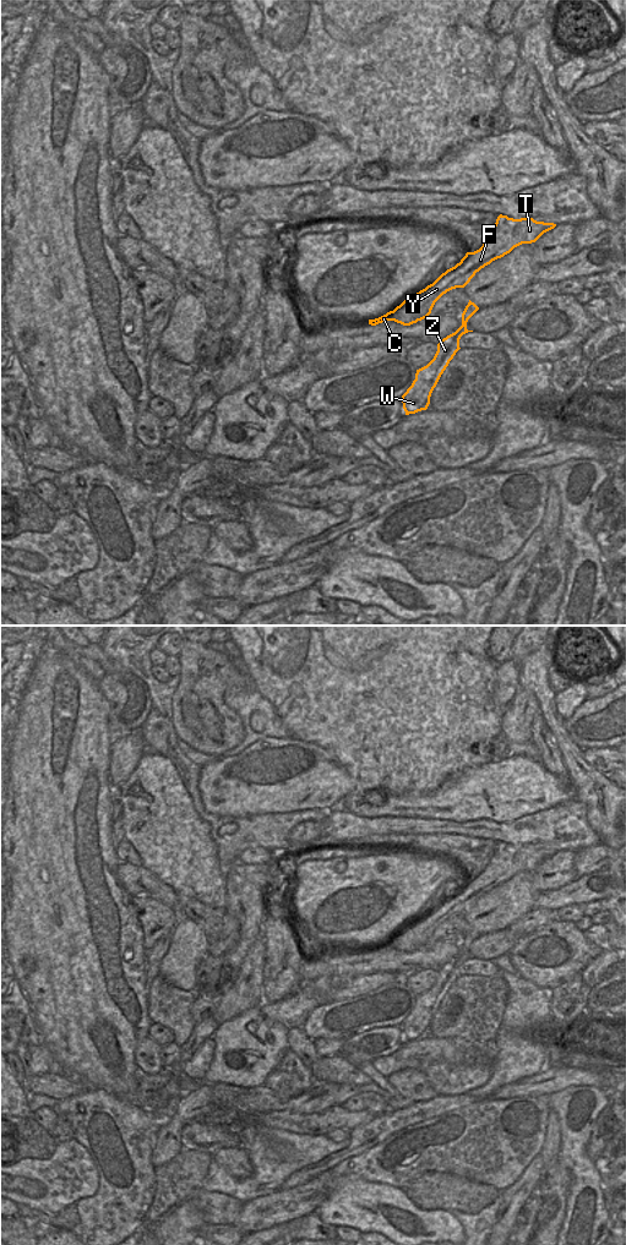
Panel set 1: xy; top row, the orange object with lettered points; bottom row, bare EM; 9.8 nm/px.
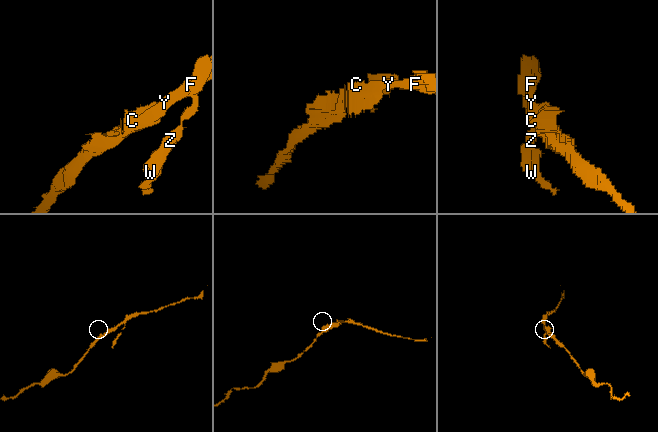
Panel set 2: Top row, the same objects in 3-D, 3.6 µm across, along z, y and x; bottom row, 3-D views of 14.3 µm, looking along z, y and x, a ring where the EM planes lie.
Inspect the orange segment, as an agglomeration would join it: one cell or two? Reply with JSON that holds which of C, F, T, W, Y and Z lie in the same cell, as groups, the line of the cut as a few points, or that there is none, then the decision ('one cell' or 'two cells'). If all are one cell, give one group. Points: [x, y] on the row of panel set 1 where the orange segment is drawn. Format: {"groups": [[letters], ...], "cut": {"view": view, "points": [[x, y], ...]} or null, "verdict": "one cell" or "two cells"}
{"groups": [["C", "F", "T", "Y"], ["W", "Z"]], "cut": {"view": "xy", "points": [[510, 218], [493, 230]]}, "verdict": "two cells"}

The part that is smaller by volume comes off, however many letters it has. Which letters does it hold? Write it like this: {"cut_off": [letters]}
{"cut_off": ["W", "Z"]}

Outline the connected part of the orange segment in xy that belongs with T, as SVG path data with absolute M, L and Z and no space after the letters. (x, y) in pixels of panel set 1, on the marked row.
M510 218L499 229L490 233L479 250L467 252L459 263L442 273L432 284L404 300L393 311L369 320L369 324L376 326L394 321L403 326L410 326L426 318L443 294L456 288L464 288L481 268L522 244L535 242L544 233L555 226L554 223L537 222L533 218Z

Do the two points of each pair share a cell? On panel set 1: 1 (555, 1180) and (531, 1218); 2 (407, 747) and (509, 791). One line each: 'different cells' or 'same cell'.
1: same cell
2: different cells

